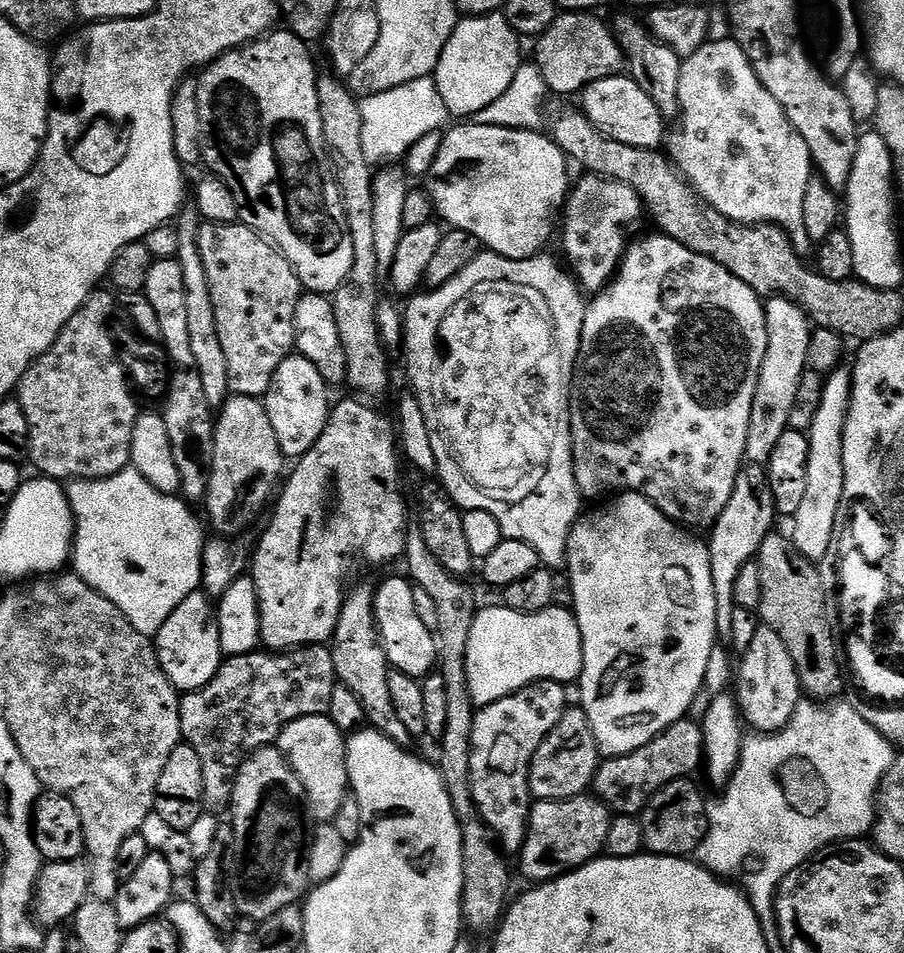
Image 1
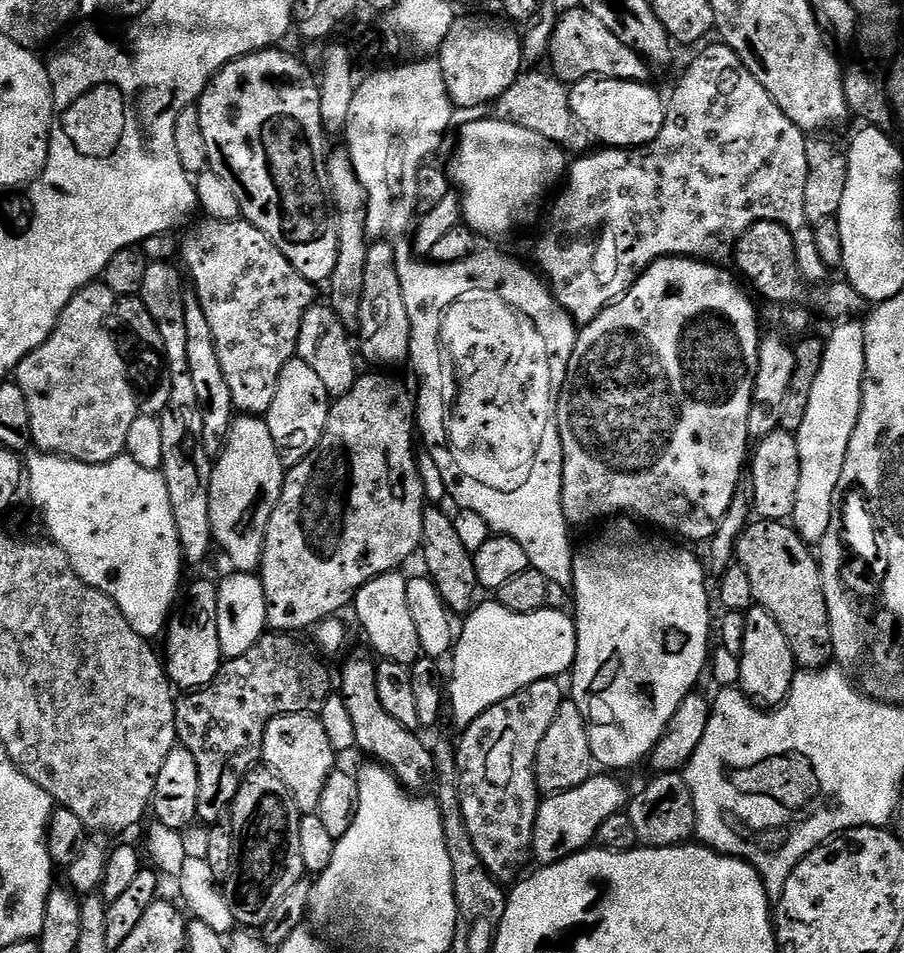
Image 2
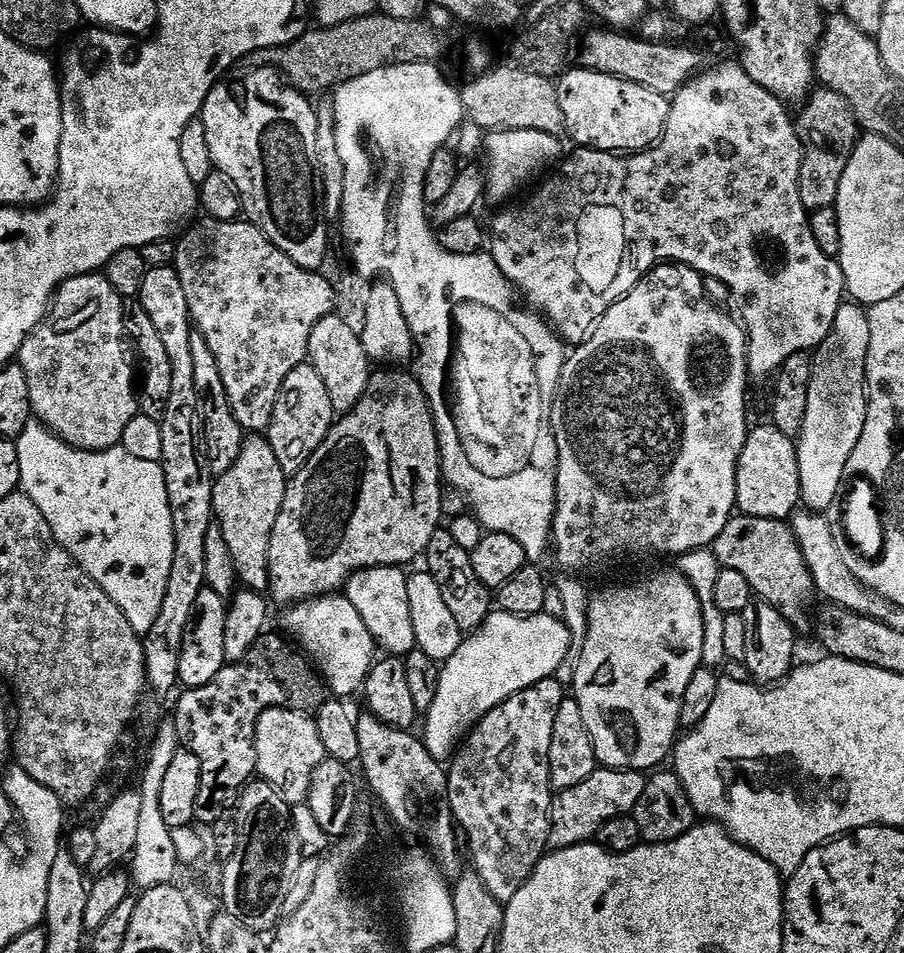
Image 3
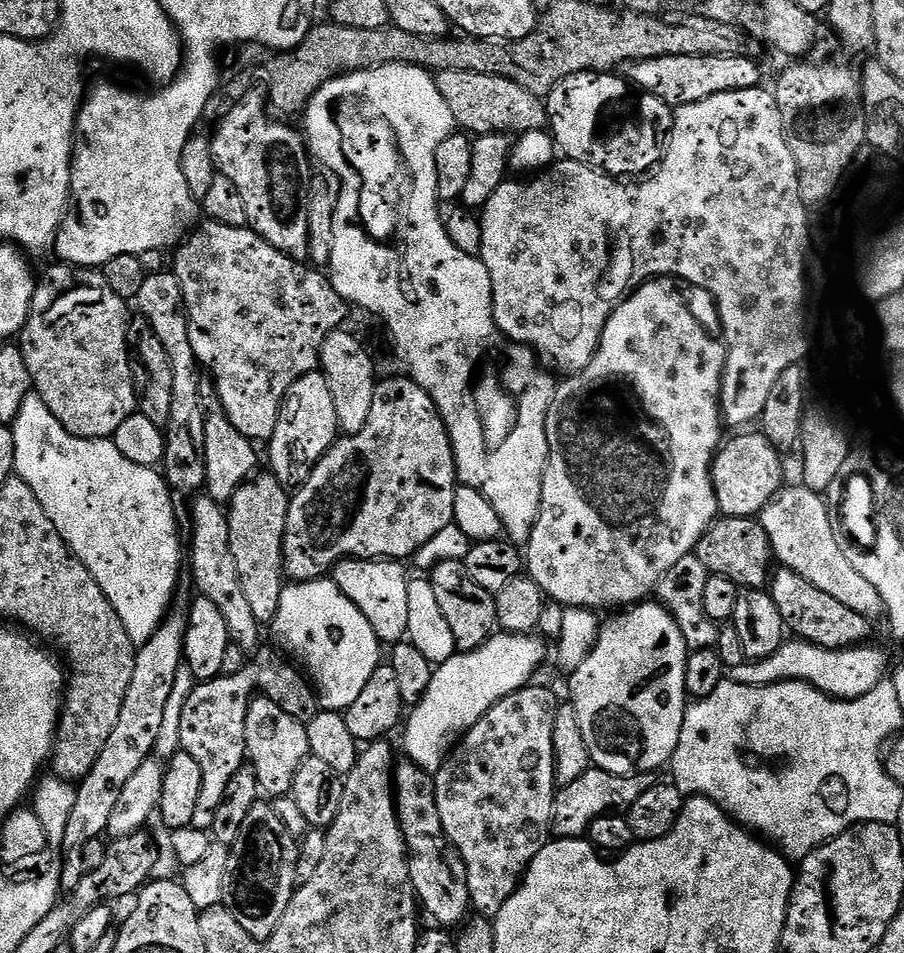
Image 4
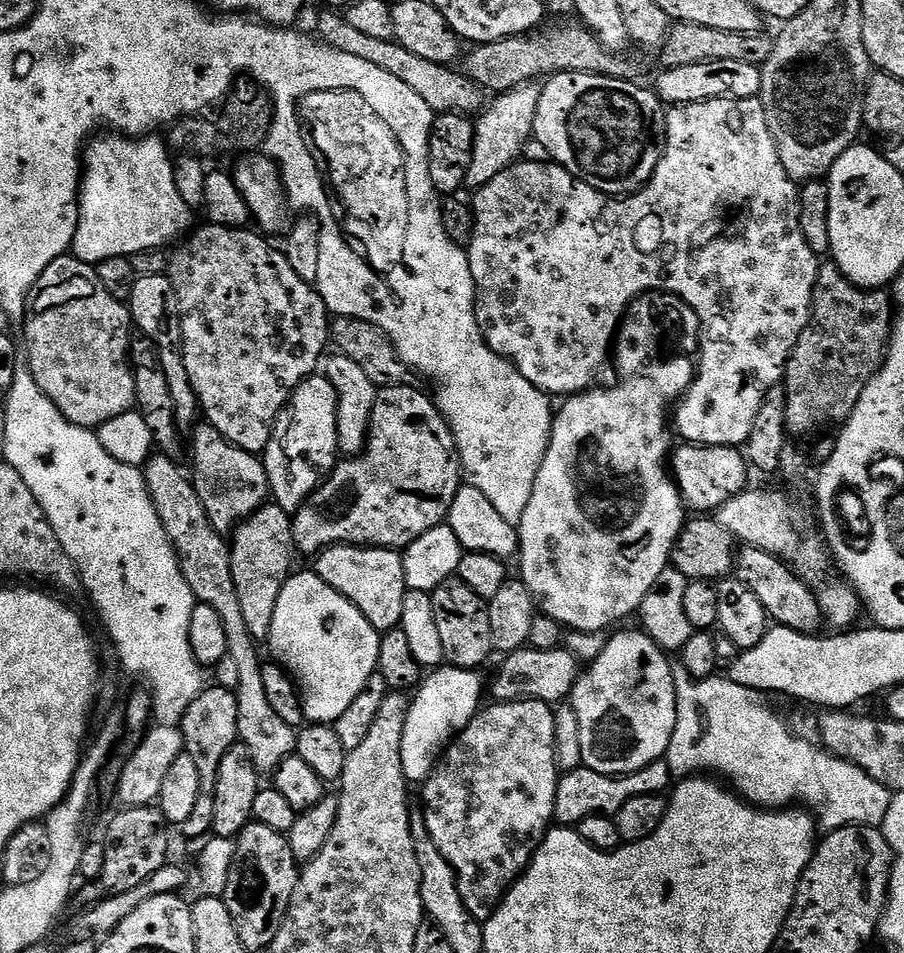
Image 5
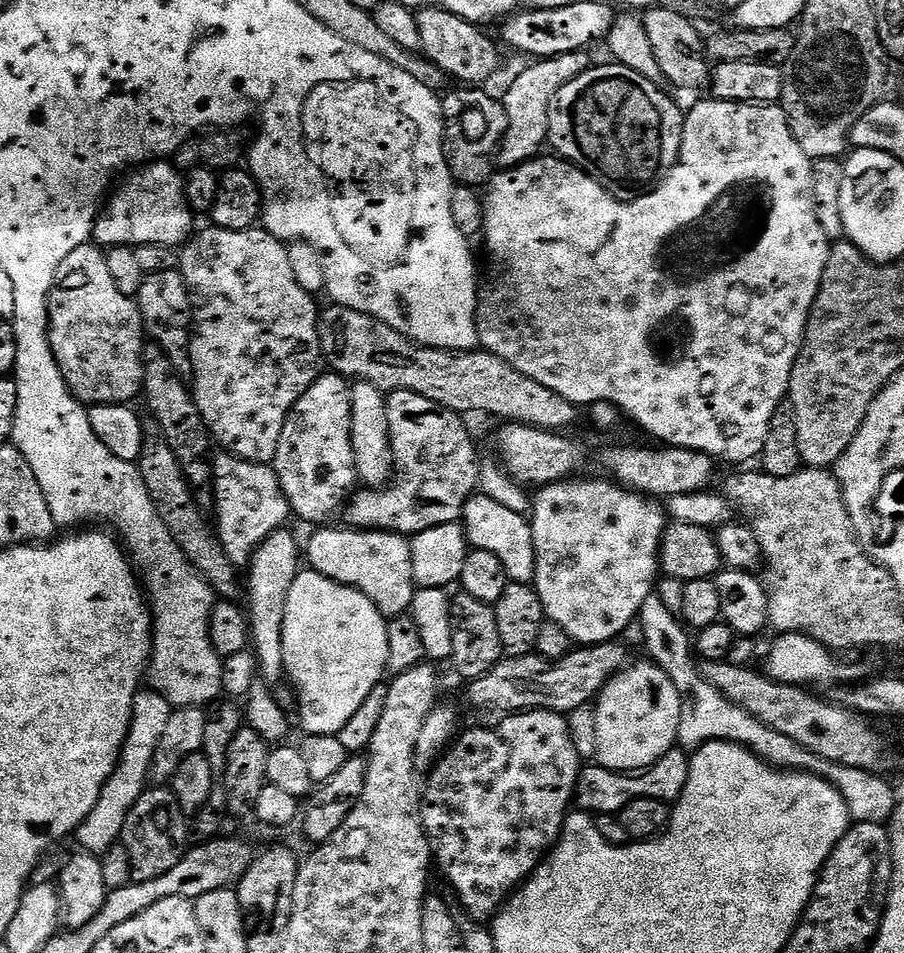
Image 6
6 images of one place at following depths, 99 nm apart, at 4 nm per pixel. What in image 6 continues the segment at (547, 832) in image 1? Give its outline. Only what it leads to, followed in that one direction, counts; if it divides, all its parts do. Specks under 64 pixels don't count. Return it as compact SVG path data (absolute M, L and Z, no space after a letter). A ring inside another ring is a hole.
M677 746L670 749L662 758L658 758L658 762L654 762L639 774L612 772L608 768L599 766L585 767L576 783L574 800L583 811L589 814L618 814L627 804L638 798L654 798L669 802L679 800L682 790L686 790L686 782L689 778L689 753Z

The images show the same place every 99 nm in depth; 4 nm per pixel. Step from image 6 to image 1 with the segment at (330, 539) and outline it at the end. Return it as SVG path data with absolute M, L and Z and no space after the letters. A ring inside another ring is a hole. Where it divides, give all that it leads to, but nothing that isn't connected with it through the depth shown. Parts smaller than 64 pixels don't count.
M403 575L392 576L379 585L375 585L376 597L372 603L372 613L380 631L380 641L388 655L389 665L402 674L410 674L423 678L437 667L436 637L433 629L418 618L418 610L414 606L414 585L411 579Z

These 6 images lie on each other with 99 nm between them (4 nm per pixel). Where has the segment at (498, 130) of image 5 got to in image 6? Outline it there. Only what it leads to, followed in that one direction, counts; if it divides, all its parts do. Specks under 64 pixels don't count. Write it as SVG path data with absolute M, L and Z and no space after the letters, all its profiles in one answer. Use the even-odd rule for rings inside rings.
M587 51L571 52L555 58L540 58L529 68L524 68L512 80L508 93L502 99L502 116L506 127L498 145L498 164L501 169L517 168L528 160L541 155L540 147L545 147L548 138L548 111L554 94L566 82L587 72L590 67Z

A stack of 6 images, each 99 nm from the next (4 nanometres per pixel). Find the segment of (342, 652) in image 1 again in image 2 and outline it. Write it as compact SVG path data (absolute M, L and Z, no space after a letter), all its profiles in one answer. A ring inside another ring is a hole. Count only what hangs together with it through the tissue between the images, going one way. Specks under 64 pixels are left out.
M352 656L344 664L340 676L338 672L338 694L346 702L346 711L350 714L351 721L354 722L354 738L356 739L356 748L364 751L369 761L375 762L381 767L388 769L396 778L397 782L407 789L409 793L423 793L424 787L433 783L436 775L436 767L432 761L432 748L424 745L416 737L417 733L411 728L402 726L402 722L394 722L390 714L386 714L386 709L382 707L382 701L378 698L378 674L376 673L377 661L375 659L367 660L364 656Z

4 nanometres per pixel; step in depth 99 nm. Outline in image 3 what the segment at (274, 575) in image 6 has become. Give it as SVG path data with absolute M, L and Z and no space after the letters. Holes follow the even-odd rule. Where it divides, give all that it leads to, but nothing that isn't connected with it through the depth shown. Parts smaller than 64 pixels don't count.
M252 434L245 439L238 462L230 466L225 476L215 477L212 485L212 515L222 530L222 538L226 538L226 546L230 546L230 558L234 558L239 583L249 592L268 592L270 534L274 522L278 522L288 481L282 466L278 466L278 458L274 458L268 439Z

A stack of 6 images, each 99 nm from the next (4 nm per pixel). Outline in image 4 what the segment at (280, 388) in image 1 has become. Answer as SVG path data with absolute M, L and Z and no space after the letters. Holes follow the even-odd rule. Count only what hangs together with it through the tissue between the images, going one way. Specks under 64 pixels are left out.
M317 370L306 374L302 378L298 378L290 386L290 390L286 394L284 404L280 407L278 426L274 430L272 439L267 441L266 444L266 448L268 448L268 460L272 463L272 468L270 468L271 475L276 476L278 482L289 490L299 488L300 485L306 482L306 478L310 478L310 474L314 470L316 463L336 443L339 432L340 423L338 422L338 414L334 414L334 394L330 390L330 382L324 376L323 371Z

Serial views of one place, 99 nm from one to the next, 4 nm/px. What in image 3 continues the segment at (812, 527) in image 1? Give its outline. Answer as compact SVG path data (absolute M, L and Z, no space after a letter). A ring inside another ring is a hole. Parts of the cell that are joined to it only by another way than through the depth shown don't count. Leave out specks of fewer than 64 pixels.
M846 302L834 318L828 337L811 357L812 377L808 383L806 414L800 421L798 474L803 507L811 513L827 513L838 494L844 476L849 475L850 454L862 438L868 409L866 358L870 350L868 313L855 302Z

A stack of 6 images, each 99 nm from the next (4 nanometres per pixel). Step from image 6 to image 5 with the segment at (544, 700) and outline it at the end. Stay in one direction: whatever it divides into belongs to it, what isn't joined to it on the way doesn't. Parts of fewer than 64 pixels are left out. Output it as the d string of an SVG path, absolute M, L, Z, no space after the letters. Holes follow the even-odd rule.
M561 646L542 650L541 648L525 647L519 652L510 652L503 657L504 665L500 668L500 673L496 676L496 681L491 681L490 692L497 701L506 700L546 700L549 702L564 702L571 697L577 687L578 681L582 676L582 664L573 652L568 651L567 647Z

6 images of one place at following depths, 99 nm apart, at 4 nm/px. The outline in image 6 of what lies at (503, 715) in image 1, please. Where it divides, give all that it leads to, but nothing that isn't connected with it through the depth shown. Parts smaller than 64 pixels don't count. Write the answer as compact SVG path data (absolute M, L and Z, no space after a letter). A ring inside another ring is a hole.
M529 710L505 715L501 720L504 721L497 728L472 728L465 736L463 733L427 773L428 780L426 776L422 788L420 813L435 863L452 883L461 906L476 922L495 917L505 901L556 847L582 771L567 719L561 713Z

